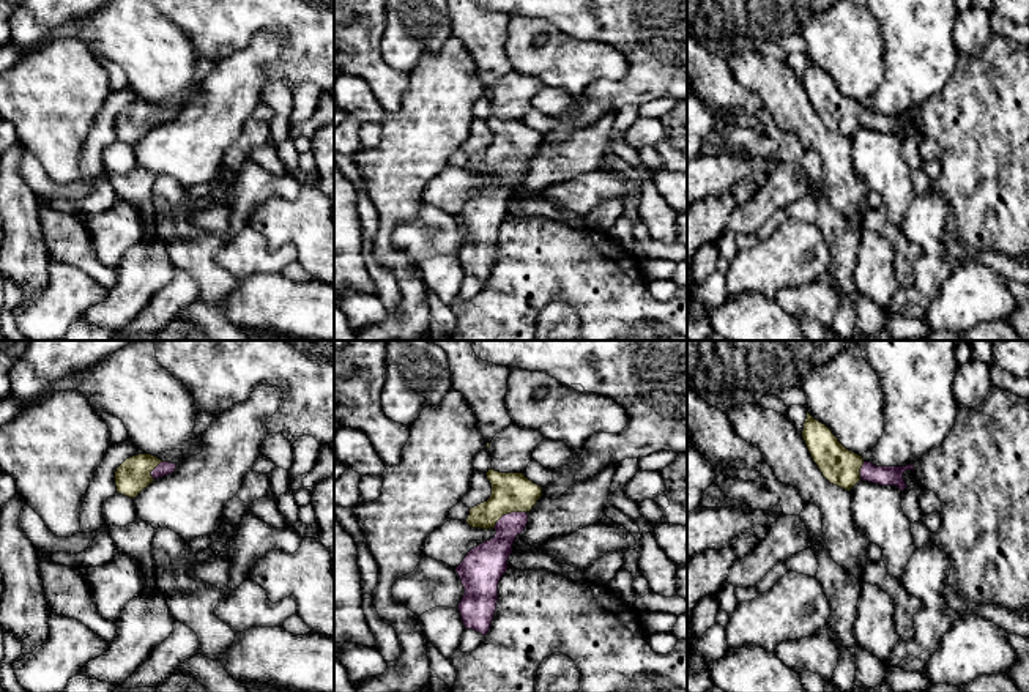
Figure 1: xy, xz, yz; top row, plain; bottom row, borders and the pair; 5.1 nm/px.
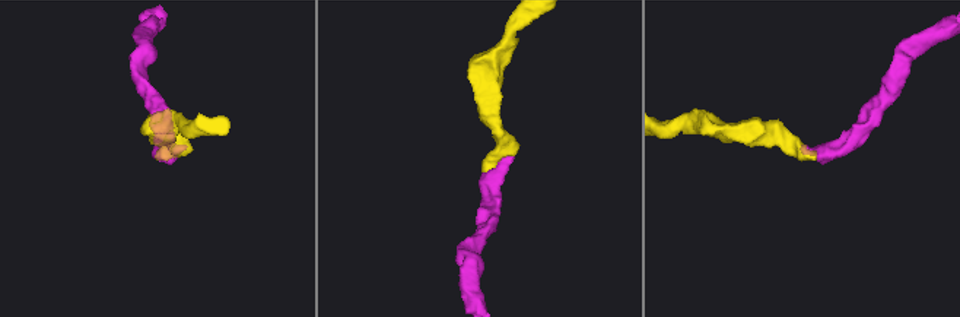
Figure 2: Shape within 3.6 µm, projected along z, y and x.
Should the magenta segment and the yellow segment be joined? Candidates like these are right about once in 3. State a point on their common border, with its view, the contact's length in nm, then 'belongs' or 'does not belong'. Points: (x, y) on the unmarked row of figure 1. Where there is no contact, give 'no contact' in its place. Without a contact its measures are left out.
xz (508, 161) | 190 nm | belongs

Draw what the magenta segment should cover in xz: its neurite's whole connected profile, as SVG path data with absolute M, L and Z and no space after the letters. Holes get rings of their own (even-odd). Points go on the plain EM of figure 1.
M488 117L492 142L487 148L470 156L466 170L473 175L490 177L496 181L471 195L455 214L465 241L459 259L465 276L487 282L498 249L498 230L507 218L515 184L528 170L528 159L542 143L542 134L523 120L500 120Z

